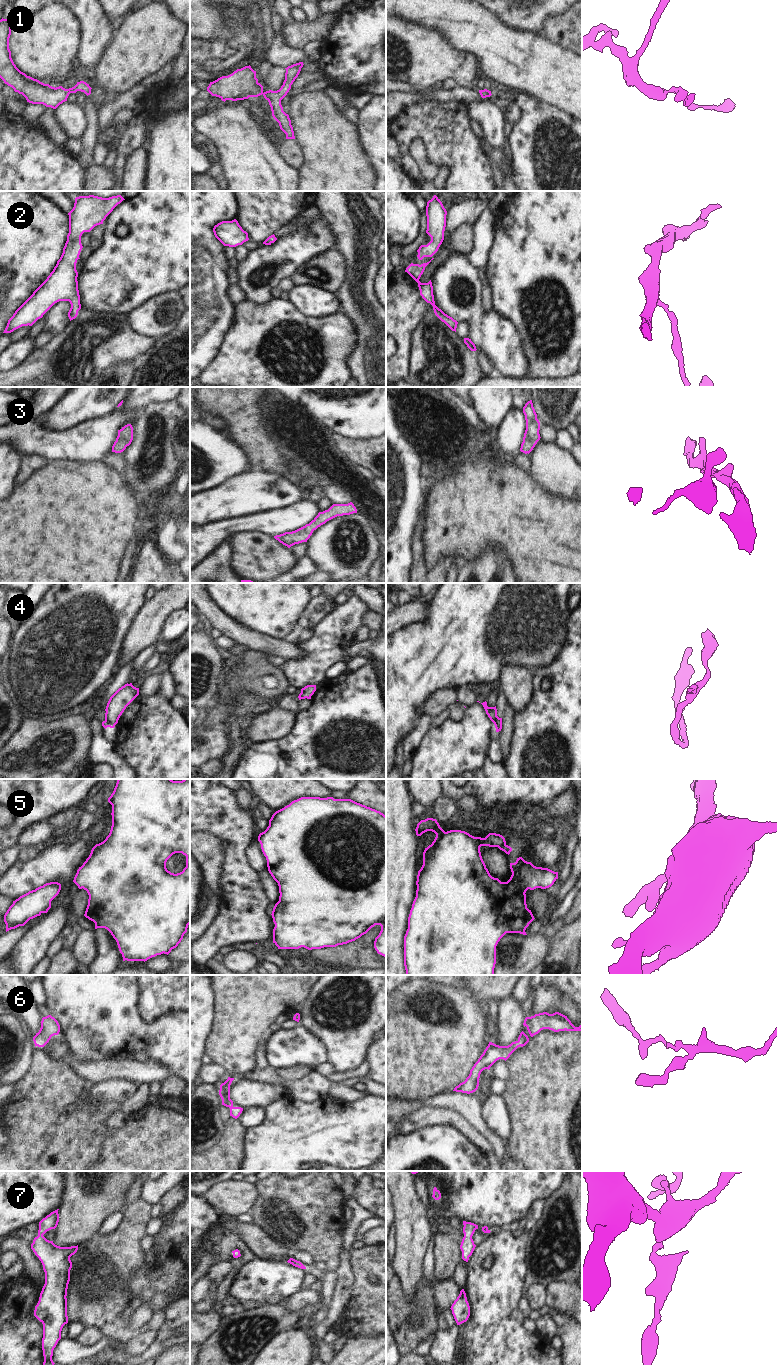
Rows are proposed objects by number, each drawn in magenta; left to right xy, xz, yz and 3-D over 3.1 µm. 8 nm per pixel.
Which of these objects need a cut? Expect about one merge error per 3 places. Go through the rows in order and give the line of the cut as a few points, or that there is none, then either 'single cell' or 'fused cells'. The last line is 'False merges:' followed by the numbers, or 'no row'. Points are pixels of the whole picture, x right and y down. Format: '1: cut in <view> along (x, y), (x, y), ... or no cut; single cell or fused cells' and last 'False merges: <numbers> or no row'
1: no cut; single cell
2: no cut; single cell
3: no cut; single cell
4: no cut; single cell
5: no cut; single cell
6: no cut; single cell
7: no cut; single cell
False merges: no row

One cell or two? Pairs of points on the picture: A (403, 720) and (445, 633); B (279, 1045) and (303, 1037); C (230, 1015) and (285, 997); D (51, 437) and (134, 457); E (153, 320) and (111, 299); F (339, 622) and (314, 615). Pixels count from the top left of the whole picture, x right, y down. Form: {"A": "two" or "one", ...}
{"A": "one", "B": "one", "C": "one", "D": "two", "E": "two", "F": "two"}

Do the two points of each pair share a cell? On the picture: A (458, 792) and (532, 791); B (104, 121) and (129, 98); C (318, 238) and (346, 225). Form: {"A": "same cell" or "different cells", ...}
{"A": "same cell", "B": "same cell", "C": "different cells"}

